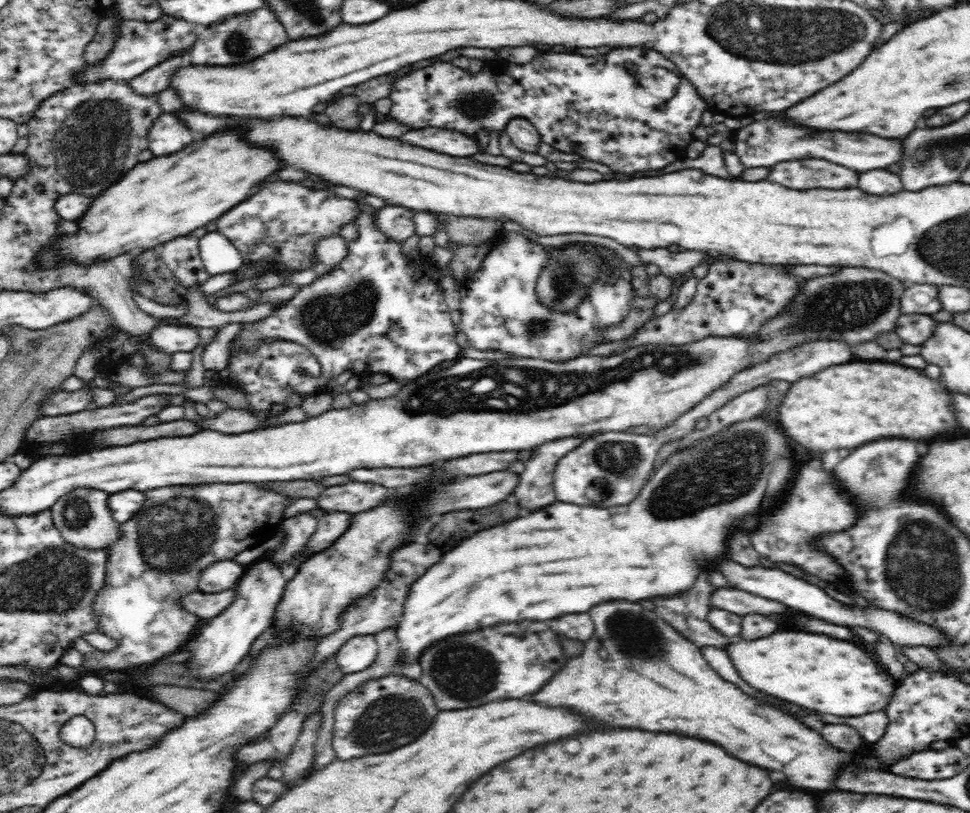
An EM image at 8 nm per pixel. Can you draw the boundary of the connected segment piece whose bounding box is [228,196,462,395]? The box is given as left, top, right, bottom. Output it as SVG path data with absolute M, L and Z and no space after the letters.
M361 196L353 198L359 206L359 216L355 219L356 238L346 240L348 255L328 272L317 276L308 284L298 287L290 300L276 303L272 312L263 320L242 323L240 331L234 336L228 348L229 358L240 351L257 351L260 345L268 341L290 341L298 343L316 357L321 366L321 374L314 378L314 384L304 384L304 388L294 388L301 395L319 394L326 386L343 372L354 372L359 378L368 377L376 372L387 373L392 379L413 381L424 376L446 360L457 360L462 349L456 342L455 324L450 316L451 308L443 297L440 281L435 280L439 265L427 254L418 251L404 254L402 242L396 242L386 236L376 226L378 210L370 206Z

